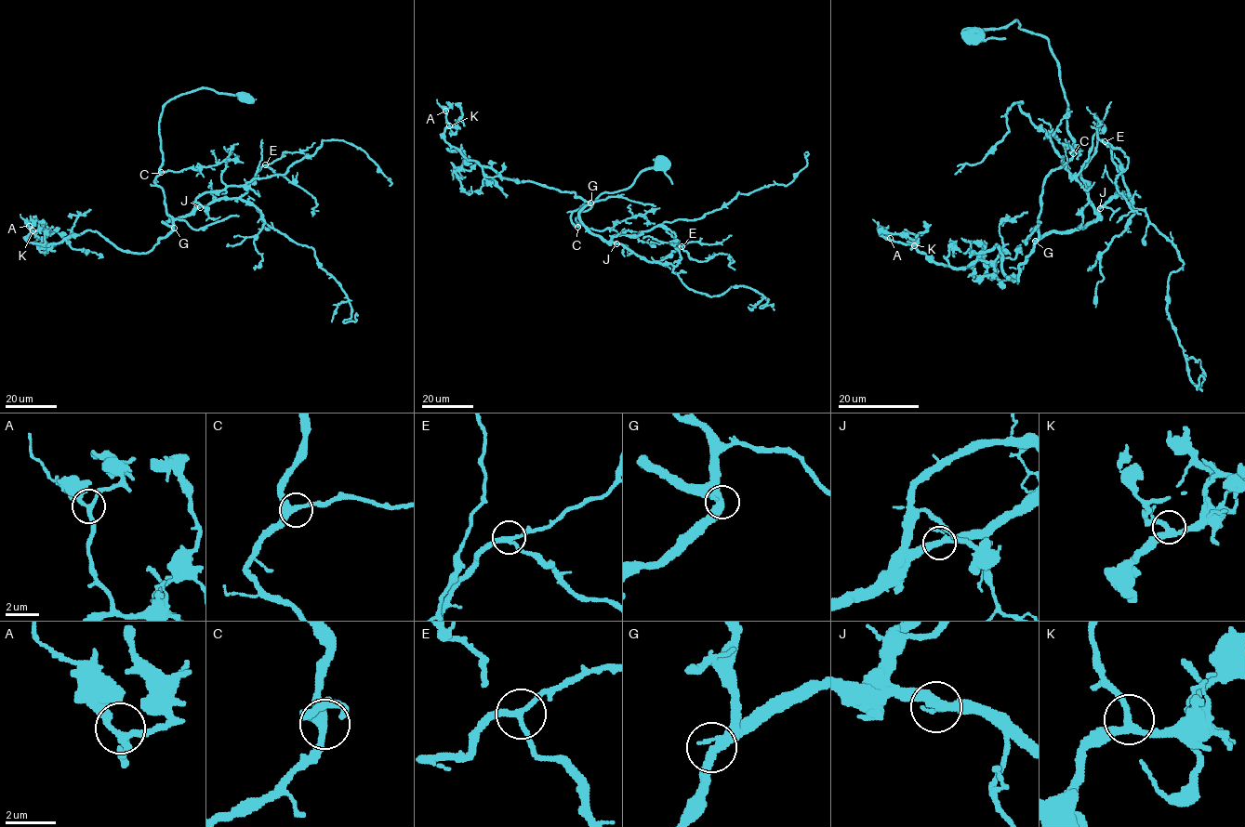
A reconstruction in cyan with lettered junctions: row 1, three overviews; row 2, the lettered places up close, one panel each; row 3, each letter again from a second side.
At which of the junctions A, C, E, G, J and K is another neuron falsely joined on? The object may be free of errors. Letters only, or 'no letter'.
no letter

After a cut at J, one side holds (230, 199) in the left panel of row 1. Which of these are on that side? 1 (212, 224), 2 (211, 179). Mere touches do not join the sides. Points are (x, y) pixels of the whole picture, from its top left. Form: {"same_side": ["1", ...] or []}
{"same_side": ["2"]}

